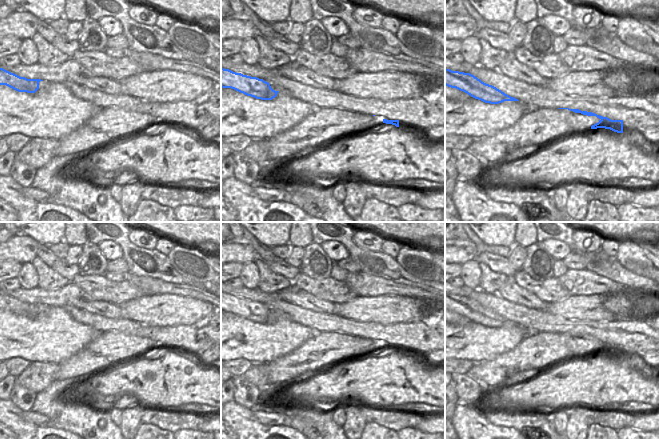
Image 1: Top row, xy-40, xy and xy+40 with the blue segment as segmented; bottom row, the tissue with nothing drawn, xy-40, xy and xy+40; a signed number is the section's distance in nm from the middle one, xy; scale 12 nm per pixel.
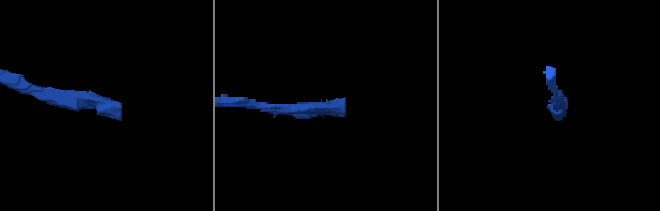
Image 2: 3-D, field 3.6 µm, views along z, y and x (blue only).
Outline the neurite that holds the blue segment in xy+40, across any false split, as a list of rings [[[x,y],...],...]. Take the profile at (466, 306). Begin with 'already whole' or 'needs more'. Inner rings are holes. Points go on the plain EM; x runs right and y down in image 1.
already whole; [[[445,293],[445,309],[463,315],[485,327],[499,328],[504,325],[519,325],[496,311],[482,306],[470,297]]]

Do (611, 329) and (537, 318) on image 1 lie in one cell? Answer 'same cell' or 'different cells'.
same cell

